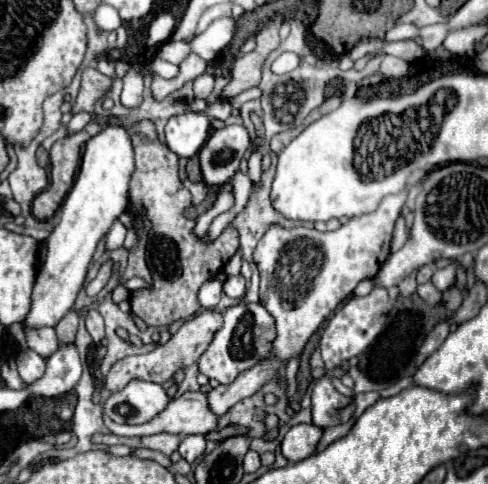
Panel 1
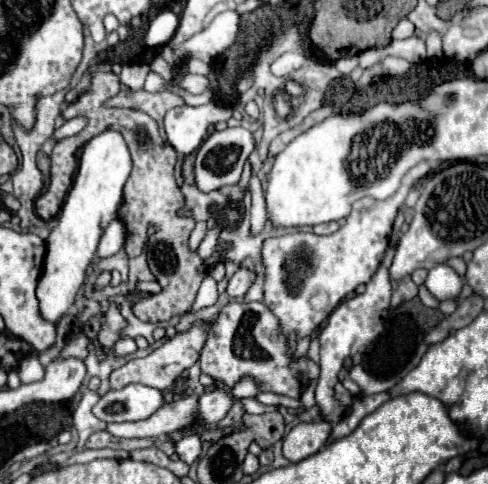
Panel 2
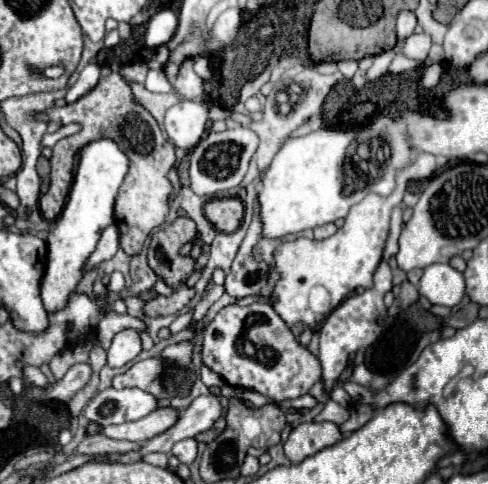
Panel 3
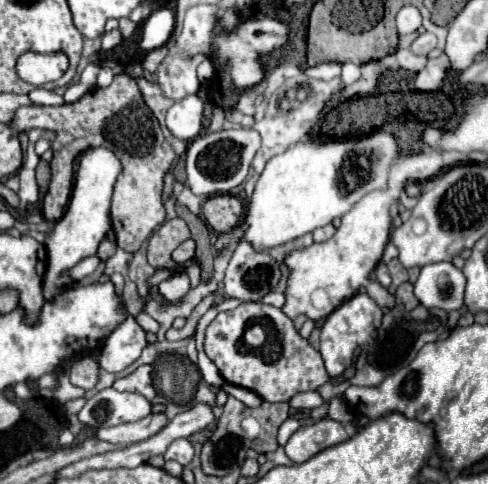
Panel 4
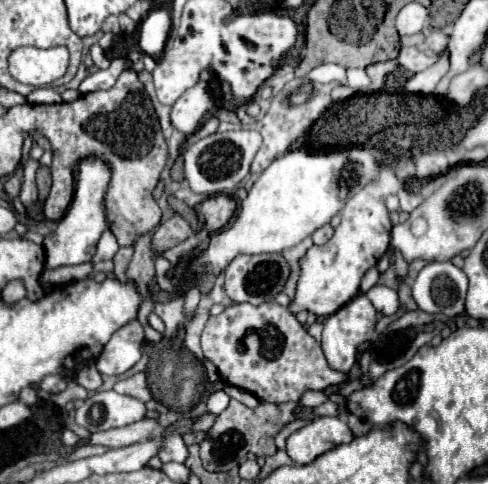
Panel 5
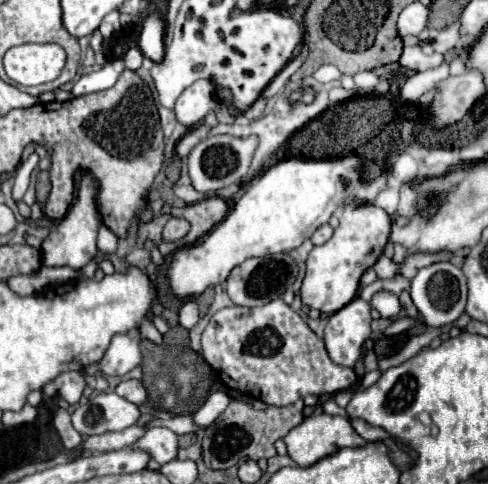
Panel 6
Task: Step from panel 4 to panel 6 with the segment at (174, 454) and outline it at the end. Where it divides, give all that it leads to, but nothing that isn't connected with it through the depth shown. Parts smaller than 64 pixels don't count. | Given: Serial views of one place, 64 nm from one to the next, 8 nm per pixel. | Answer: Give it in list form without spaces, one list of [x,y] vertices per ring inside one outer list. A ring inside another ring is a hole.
[[[148,428],[148,432],[132,448],[142,448],[150,452],[158,464],[166,464],[178,458],[178,434],[168,428]]]

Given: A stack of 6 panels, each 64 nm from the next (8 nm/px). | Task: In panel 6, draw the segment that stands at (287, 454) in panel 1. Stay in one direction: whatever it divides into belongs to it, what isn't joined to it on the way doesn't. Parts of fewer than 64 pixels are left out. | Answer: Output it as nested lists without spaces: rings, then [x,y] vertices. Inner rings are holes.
[[[330,414],[308,416],[302,424],[292,428],[288,436],[284,436],[284,442],[288,446],[288,456],[304,468],[340,448],[364,444],[364,440],[350,426],[348,418]]]

